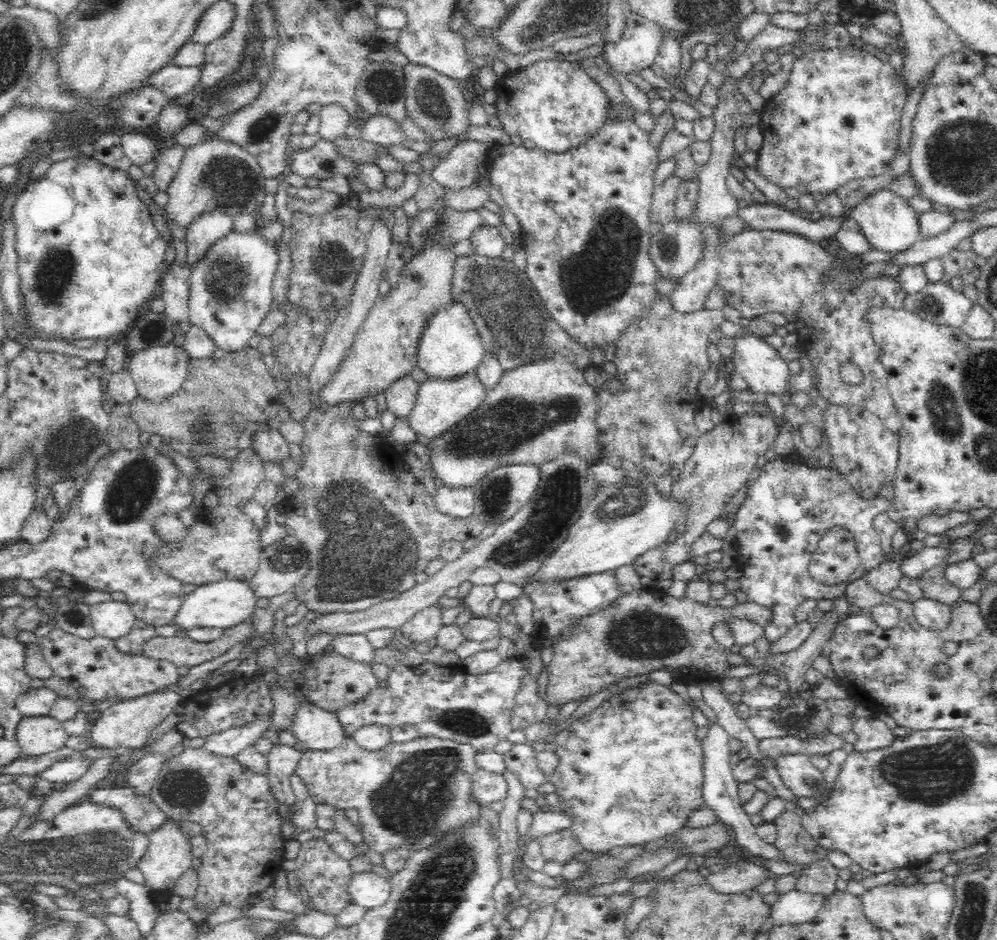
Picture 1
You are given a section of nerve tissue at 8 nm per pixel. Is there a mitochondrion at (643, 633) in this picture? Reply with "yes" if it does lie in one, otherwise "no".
yes

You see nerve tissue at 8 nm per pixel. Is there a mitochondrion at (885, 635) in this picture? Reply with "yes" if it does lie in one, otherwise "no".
no

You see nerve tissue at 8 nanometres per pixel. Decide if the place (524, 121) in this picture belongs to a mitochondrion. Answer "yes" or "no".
no

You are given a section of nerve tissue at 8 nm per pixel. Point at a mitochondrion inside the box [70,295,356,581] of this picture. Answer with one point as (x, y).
(130, 496)

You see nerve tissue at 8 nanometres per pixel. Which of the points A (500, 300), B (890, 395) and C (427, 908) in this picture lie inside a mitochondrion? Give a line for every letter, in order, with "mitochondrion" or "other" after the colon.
A: mitochondrion
B: other
C: mitochondrion

